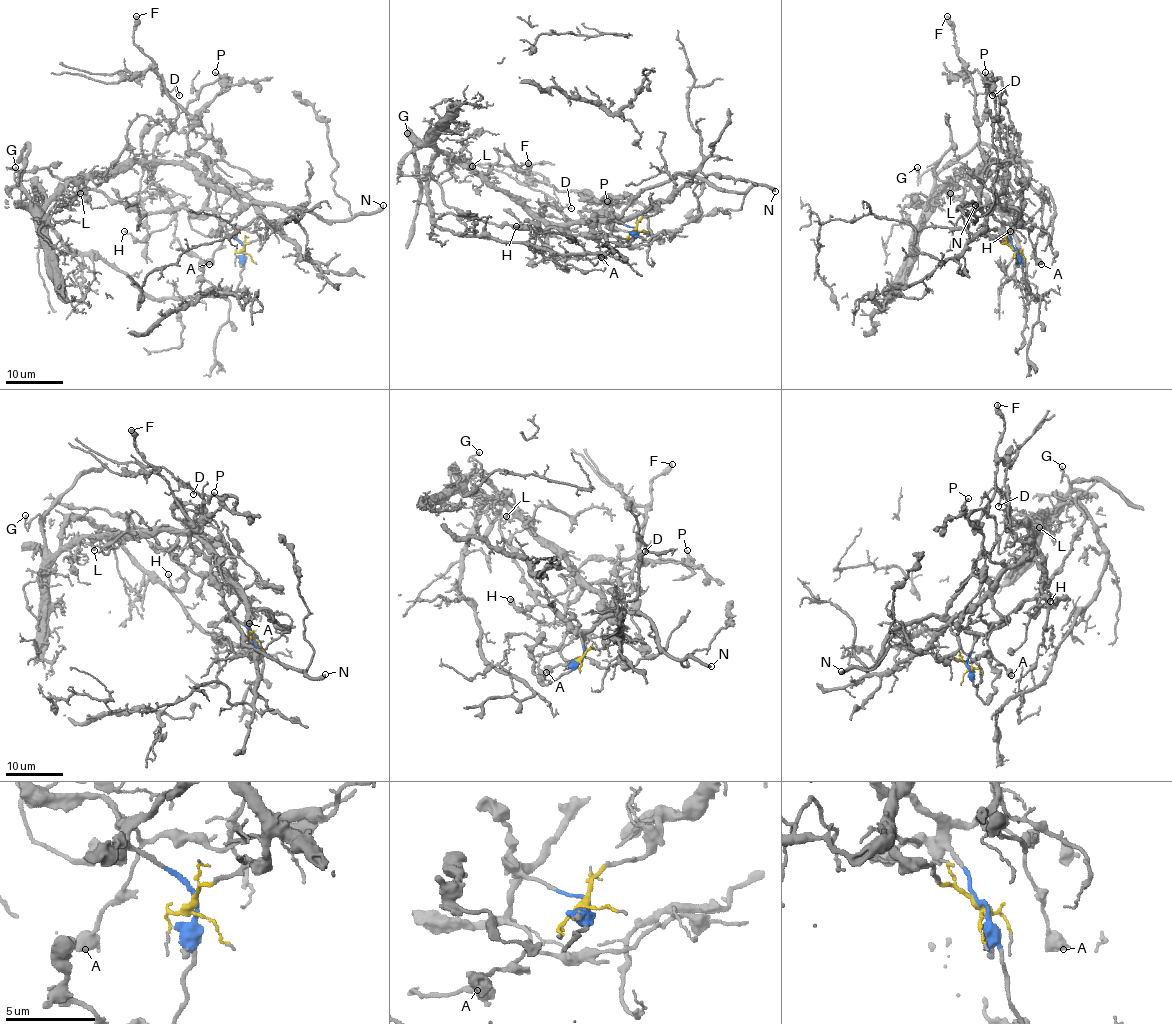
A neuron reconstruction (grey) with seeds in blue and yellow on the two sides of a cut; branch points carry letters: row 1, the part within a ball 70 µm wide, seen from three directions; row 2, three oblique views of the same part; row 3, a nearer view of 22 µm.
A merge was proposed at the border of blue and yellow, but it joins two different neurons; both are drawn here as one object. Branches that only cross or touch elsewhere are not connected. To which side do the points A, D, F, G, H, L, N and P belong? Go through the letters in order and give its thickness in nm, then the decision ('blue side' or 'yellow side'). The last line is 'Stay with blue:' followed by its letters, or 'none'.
A: 700 nm thick; blue side
D: 130 nm thick; yellow side
F: 460 nm thick; blue side
G: 300 nm thick; yellow side
H: 150 nm thick; blue side
L: 240 nm thick; yellow side
N: 400 nm thick; blue side
P: 170 nm thick; blue side
Stay with blue: A, F, H, N, P

